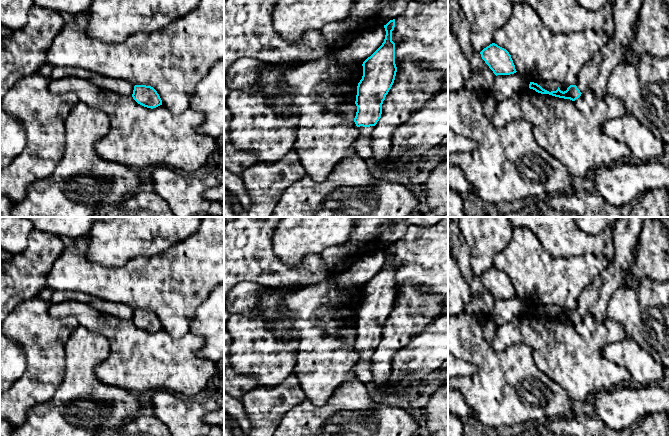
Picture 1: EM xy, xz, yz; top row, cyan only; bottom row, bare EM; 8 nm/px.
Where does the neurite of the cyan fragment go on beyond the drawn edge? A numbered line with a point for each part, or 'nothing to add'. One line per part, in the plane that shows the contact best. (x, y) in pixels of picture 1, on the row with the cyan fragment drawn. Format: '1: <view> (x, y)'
1: xz (362, 146)

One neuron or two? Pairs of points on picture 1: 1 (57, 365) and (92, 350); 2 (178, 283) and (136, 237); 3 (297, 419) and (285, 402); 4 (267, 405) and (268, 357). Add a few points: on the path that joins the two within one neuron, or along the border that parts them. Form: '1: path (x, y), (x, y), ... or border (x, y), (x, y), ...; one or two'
1: border (68, 339), (64, 344), (64, 377), (59, 385); two
2: border (174, 244), (158, 254), (137, 255), (130, 259); two
3: border (306, 399), (292, 407), (278, 425); two
4: border (287, 375), (274, 386), (257, 387); two

